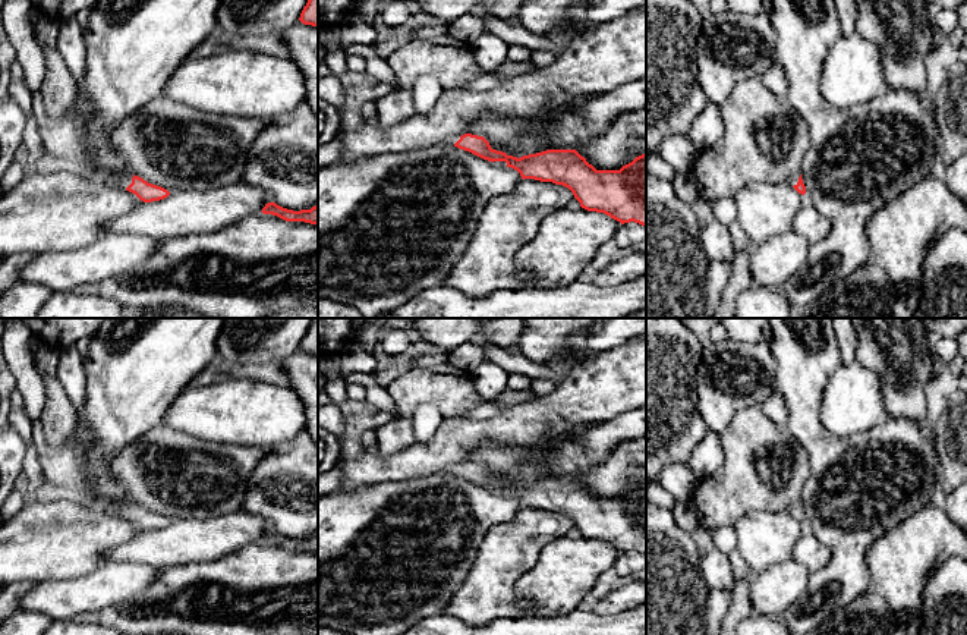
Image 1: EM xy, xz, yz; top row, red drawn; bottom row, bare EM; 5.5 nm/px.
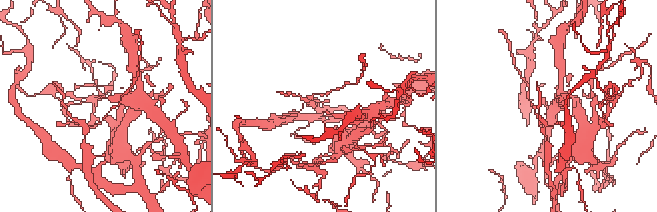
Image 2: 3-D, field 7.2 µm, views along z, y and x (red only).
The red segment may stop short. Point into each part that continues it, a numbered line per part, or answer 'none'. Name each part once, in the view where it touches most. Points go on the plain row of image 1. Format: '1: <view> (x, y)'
1: xy (65, 478)

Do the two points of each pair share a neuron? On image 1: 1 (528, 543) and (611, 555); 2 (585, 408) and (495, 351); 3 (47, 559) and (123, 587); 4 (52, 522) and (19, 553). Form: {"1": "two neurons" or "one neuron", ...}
{"1": "two neurons", "2": "two neurons", "3": "two neurons", "4": "one neuron"}

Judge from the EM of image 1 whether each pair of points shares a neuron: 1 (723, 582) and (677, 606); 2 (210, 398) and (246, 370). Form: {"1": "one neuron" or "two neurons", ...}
{"1": "two neurons", "2": "two neurons"}

